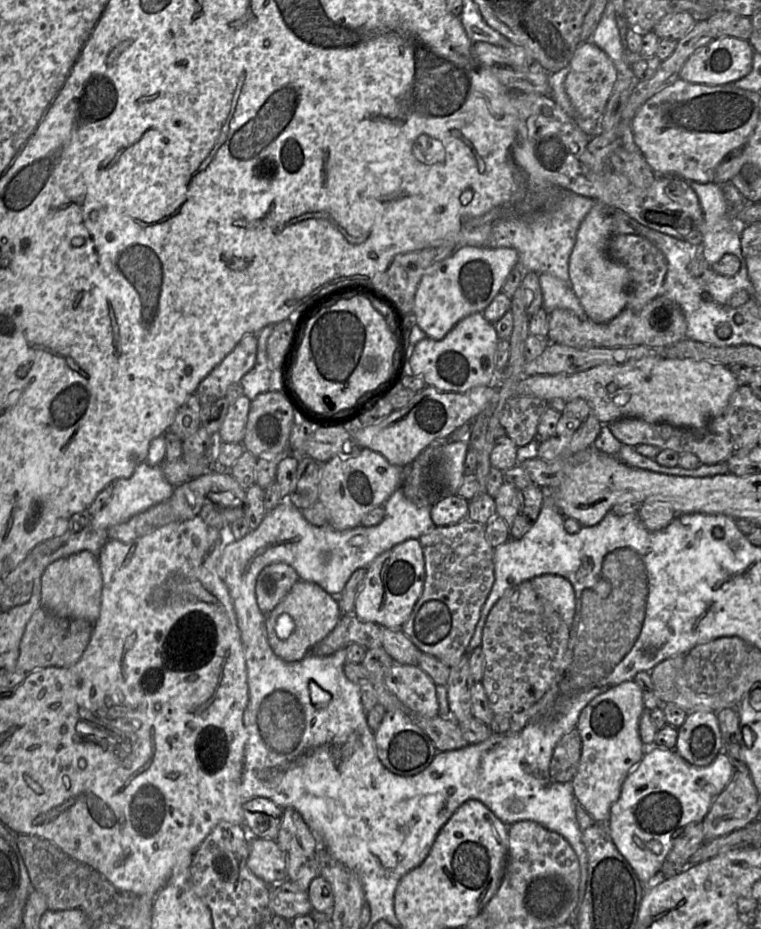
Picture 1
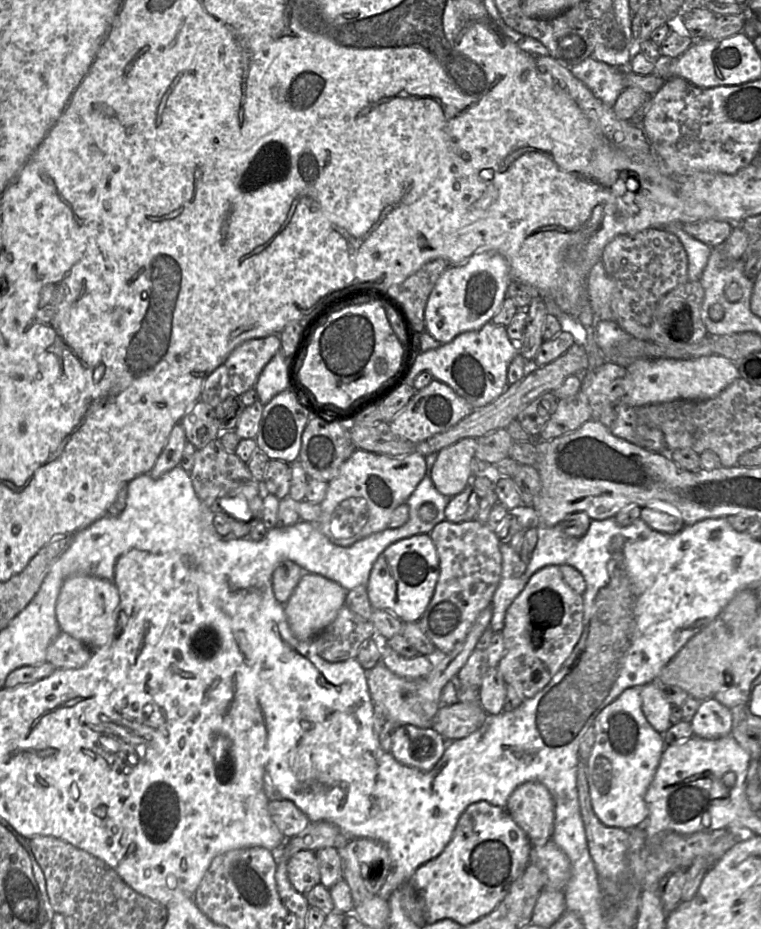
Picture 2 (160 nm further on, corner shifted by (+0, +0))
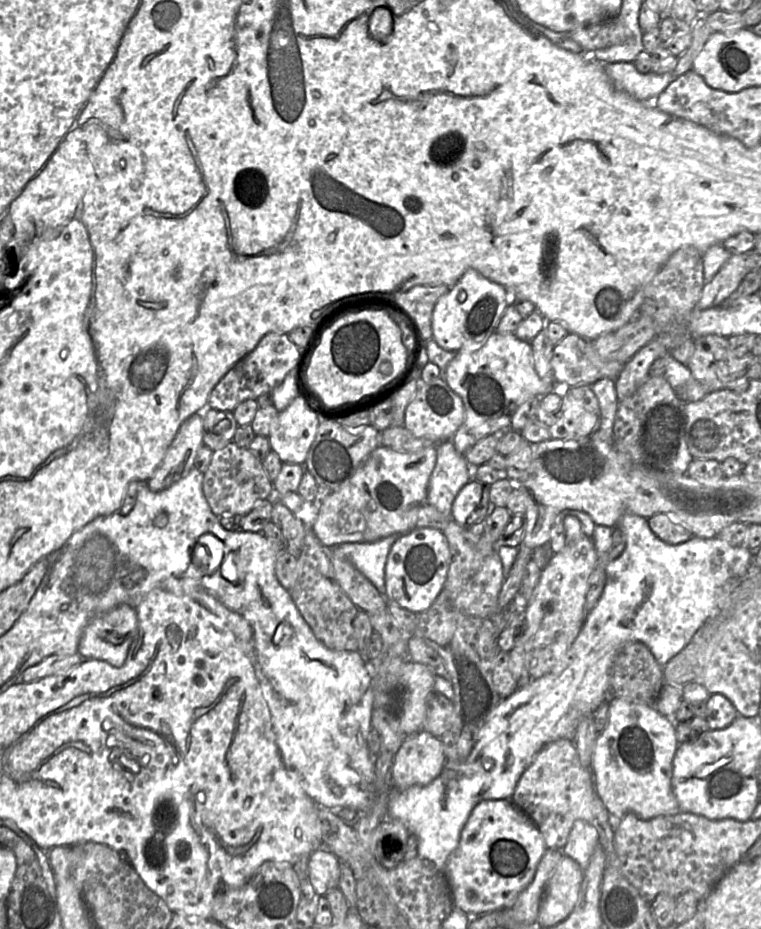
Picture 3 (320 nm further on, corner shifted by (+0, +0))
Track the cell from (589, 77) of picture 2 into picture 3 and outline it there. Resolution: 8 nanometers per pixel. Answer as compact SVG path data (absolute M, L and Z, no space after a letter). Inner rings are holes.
M633 62L604 64L605 71L617 90L630 94L637 100L657 98L676 78L672 73L662 75L652 71L642 74Z

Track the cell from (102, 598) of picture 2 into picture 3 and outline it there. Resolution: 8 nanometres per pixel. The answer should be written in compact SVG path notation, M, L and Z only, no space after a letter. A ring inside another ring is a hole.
M122 604L89 622L79 641L77 653L87 660L102 660L113 667L121 667L137 630L136 610Z

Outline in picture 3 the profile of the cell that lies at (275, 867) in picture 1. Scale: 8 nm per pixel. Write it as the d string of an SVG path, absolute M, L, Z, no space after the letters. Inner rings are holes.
M327 848L312 852L307 861L307 878L320 897L338 887L341 861Z

